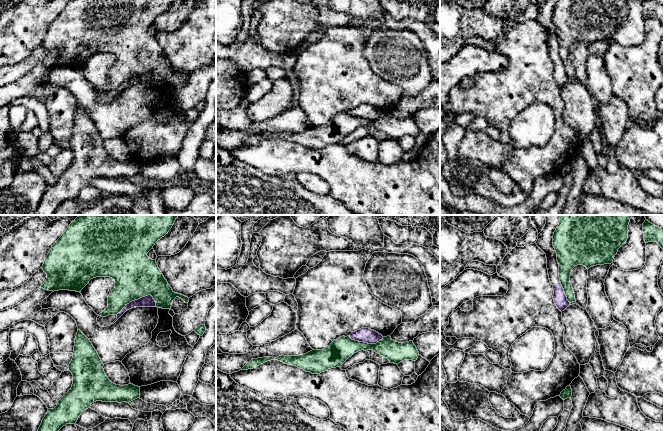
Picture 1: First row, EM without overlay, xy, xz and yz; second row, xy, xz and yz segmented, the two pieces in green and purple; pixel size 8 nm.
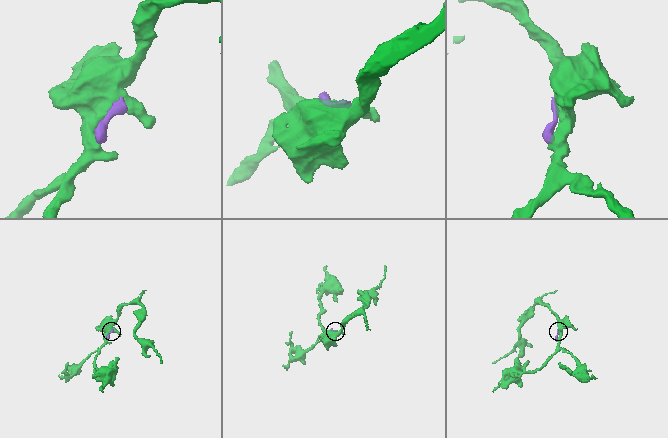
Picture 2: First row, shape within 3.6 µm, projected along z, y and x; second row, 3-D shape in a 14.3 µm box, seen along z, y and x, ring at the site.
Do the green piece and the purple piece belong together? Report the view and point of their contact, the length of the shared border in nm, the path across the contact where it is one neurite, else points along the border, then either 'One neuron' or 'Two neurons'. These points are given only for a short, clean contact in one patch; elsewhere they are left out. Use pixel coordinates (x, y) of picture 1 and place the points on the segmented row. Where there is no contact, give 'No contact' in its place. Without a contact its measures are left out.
Touches green at xy (136, 299). Shared border 340 nm. Two neurons

